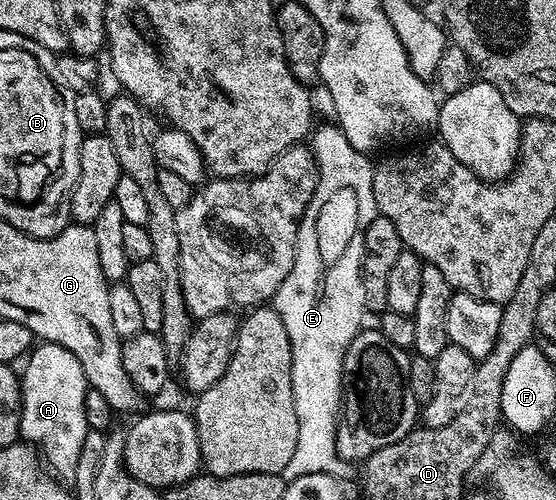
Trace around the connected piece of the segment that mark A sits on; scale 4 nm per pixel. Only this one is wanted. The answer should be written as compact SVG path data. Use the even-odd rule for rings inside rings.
M47 342L37 343L31 349L26 370L20 376L20 436L38 449L39 455L46 461L47 467L64 482L75 481L78 454L82 454L82 442L90 431L84 409L84 399L88 389L86 374L78 362L78 358L74 358L74 354L70 354L70 350Z

